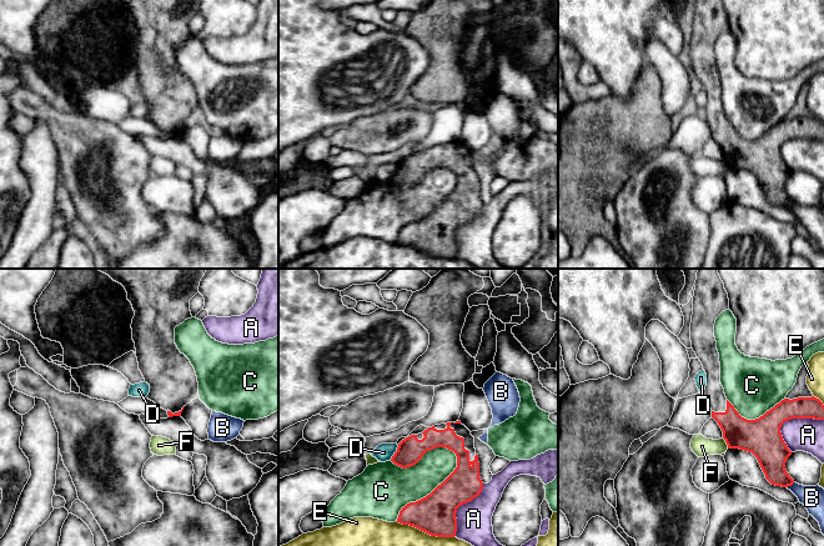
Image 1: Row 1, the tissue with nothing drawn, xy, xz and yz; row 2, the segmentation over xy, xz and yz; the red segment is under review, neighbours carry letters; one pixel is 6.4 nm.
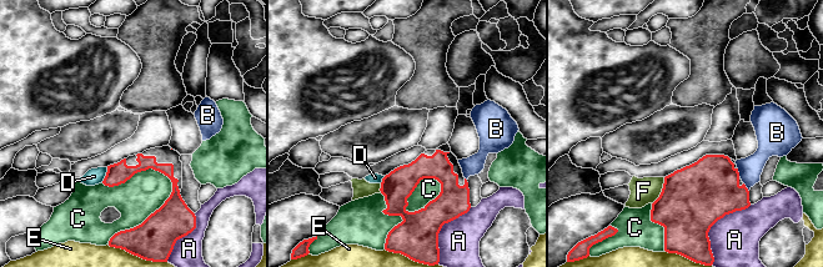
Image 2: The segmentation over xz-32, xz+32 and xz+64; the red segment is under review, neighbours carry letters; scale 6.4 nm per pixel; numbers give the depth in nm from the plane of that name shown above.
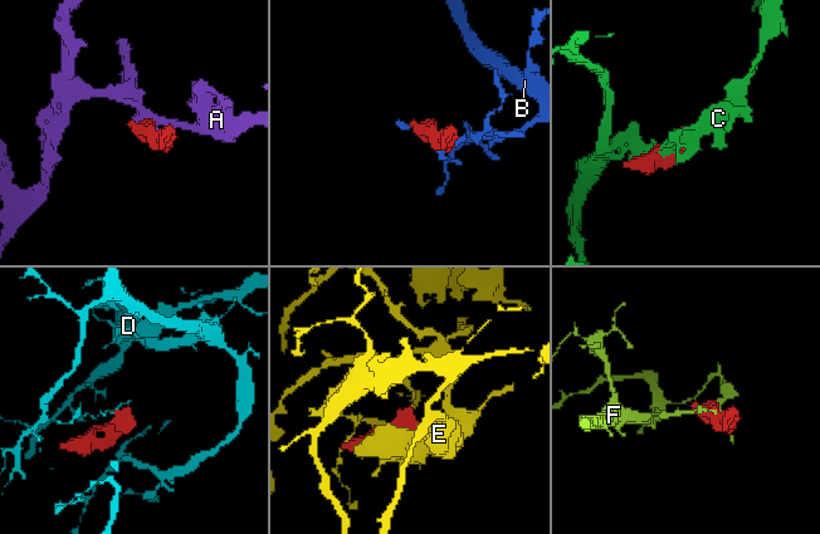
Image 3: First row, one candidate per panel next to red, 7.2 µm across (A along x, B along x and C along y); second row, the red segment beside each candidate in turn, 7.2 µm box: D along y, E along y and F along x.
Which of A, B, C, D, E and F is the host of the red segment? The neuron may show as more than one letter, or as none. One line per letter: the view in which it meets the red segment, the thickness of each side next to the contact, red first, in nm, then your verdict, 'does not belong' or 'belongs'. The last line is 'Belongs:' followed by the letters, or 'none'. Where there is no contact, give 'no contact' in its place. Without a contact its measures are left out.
A: meets red in yz; 240 nm thick on the red side, 220 nm on the other; does not belong
B: meets red in yz; 220 nm thick on the red side, 150 nm on the other; does not belong
C: meets red in xz; 260 nm thick on the red side, 260 nm on the other; does not belong
D: meets red in xz; 170 nm thick on the red side, 120 nm on the other; does not belong
E: meets red in xz; 260 nm thick on the red side, 160 nm on the other; does not belong
F: meets red in yz; 240 nm thick on the red side, 130 nm on the other; does not belong
Belongs: none

